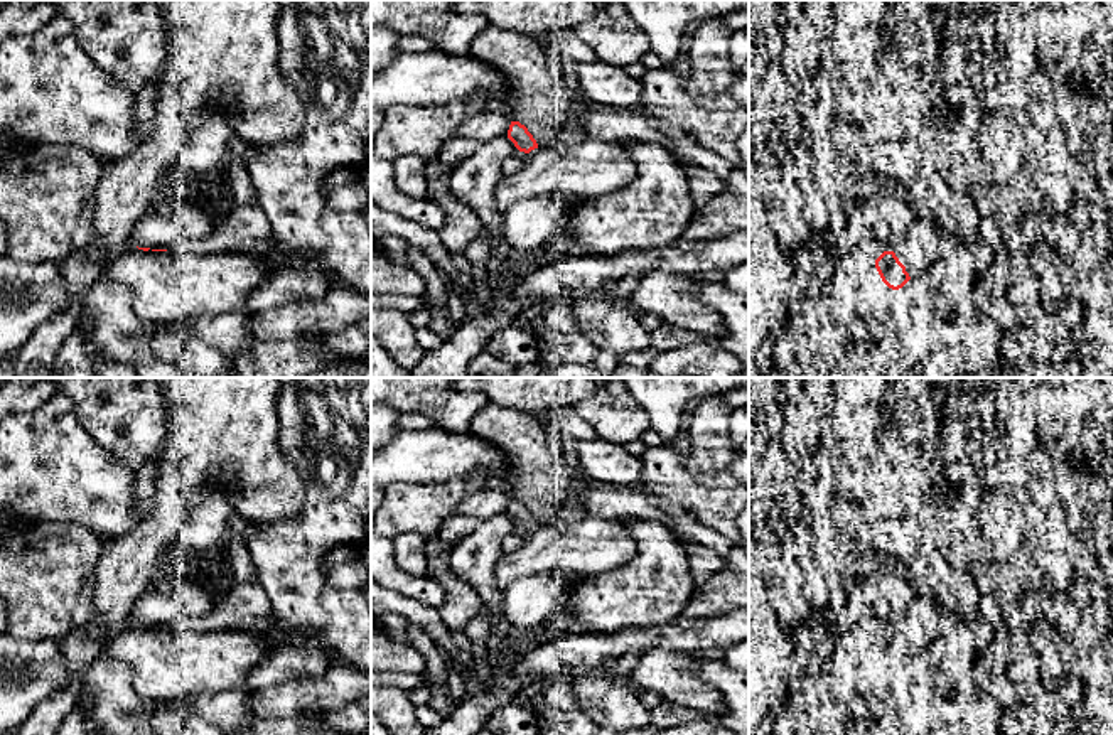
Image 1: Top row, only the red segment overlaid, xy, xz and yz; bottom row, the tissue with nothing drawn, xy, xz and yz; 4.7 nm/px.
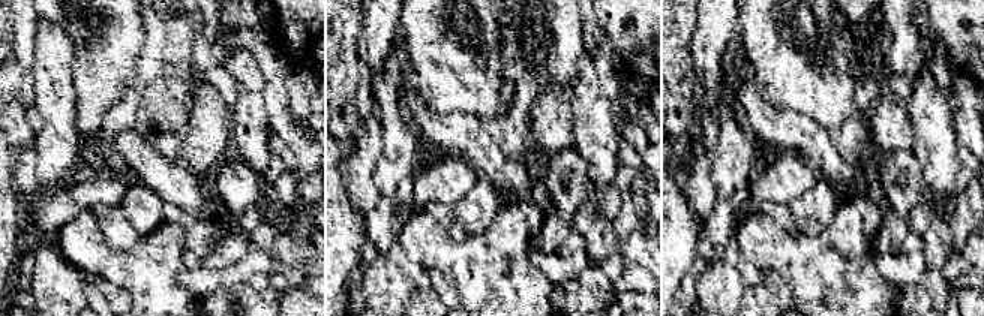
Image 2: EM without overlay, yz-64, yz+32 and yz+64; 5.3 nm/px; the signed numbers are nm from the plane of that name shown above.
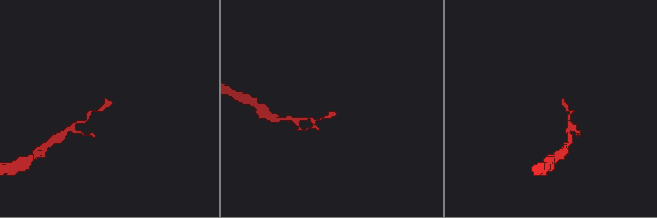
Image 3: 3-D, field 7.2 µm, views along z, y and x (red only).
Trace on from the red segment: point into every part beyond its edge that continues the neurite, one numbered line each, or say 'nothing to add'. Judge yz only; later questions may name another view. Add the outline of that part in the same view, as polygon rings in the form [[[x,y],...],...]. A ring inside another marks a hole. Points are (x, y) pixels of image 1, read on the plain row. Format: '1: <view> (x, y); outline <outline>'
1: yz (872, 626); outline [[[865,617],[860,622],[860,627],[865,629],[874,639],[884,630],[884,629],[894,629],[890,622],[884,622],[880,619],[870,619]]]

